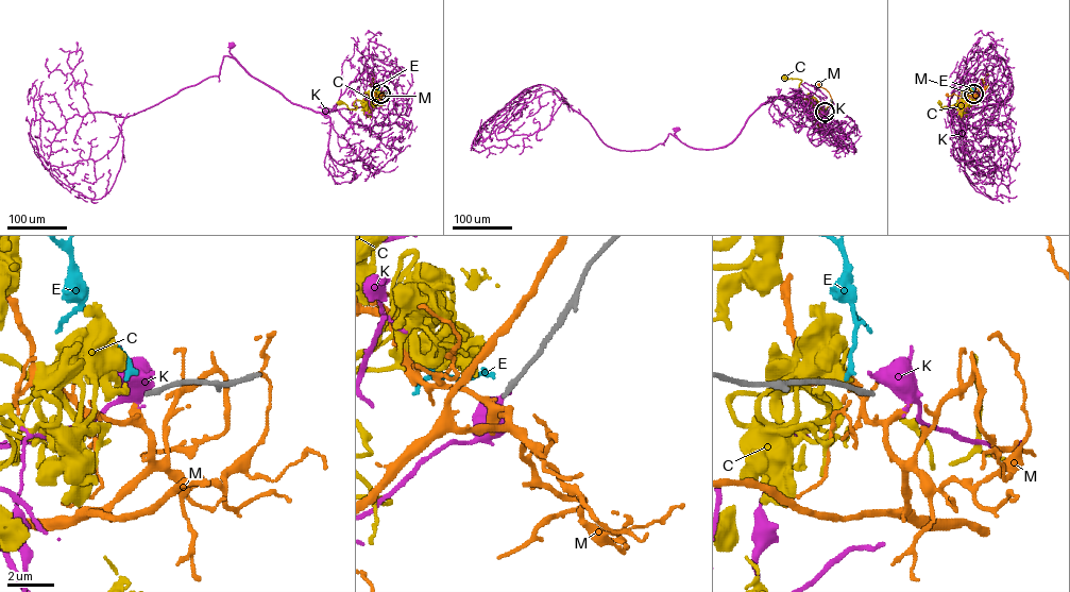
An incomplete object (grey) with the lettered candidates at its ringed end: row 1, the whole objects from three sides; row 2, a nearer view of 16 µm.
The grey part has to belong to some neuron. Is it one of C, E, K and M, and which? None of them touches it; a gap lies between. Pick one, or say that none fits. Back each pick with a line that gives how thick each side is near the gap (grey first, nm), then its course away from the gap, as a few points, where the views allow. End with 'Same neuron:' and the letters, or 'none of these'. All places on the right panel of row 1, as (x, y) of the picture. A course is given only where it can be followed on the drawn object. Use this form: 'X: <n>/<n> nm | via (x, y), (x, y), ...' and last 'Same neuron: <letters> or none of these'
Same neuron: none of these

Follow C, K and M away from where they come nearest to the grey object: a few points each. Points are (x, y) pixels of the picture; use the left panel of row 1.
C: (379, 94), (355, 100), (355, 110), (340, 103)
K: (380, 92), (360, 106), (316, 113), (291, 103), (254, 79), (231, 53), (231, 45)
M: (380, 94), (379, 96), (387, 95), (374, 95)

